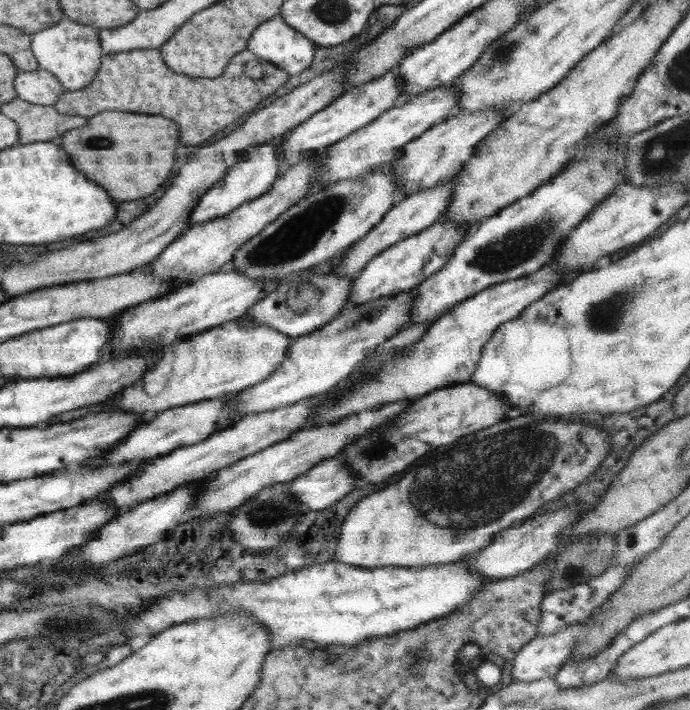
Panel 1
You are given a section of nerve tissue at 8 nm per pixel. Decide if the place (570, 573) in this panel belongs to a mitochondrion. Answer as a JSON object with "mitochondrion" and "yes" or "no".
{"mitochondrion":"yes"}

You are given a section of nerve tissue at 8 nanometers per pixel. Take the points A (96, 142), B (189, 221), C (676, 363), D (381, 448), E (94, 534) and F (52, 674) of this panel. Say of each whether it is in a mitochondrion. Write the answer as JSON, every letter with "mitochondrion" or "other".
{"A":"mitochondrion","B":"other","C":"other","D":"mitochondrion","E":"other","F":"other"}

